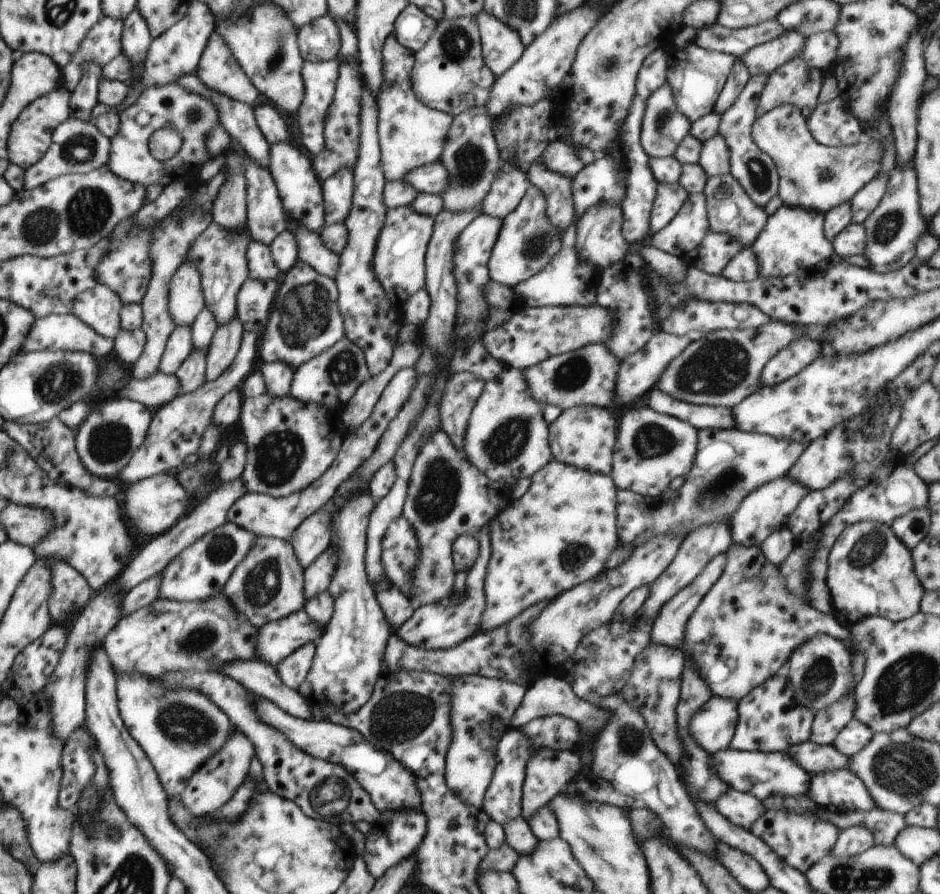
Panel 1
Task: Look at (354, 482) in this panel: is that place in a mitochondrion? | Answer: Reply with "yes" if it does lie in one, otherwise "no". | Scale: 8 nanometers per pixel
no

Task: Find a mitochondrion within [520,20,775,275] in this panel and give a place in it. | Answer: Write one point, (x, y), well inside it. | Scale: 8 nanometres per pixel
(661, 120)

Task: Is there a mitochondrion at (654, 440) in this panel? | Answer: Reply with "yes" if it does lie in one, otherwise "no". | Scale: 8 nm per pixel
yes

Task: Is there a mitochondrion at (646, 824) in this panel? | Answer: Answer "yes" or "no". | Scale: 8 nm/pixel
yes

